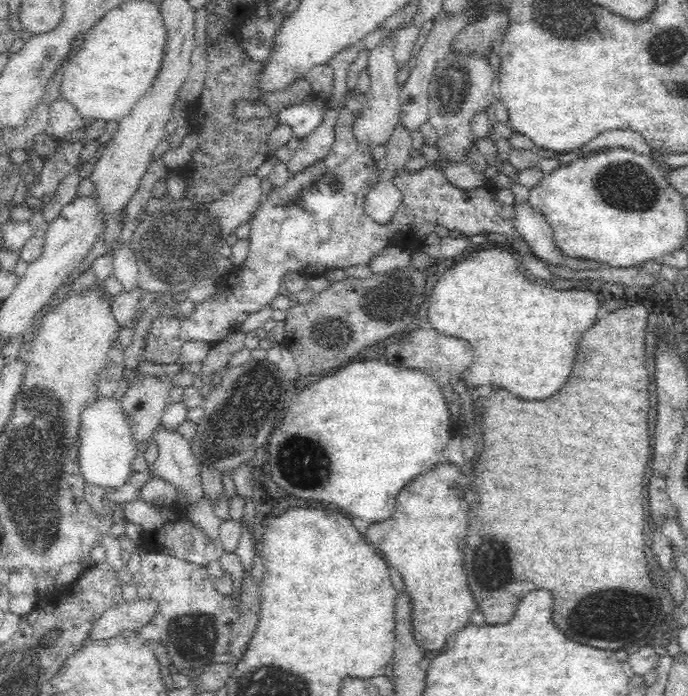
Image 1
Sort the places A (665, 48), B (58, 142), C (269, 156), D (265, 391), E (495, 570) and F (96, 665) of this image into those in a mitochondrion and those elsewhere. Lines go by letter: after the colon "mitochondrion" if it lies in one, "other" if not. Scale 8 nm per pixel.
A: mitochondrion
B: other
C: other
D: mitochondrion
E: mitochondrion
F: other

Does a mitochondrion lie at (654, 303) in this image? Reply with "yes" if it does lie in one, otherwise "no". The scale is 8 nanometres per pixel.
no

